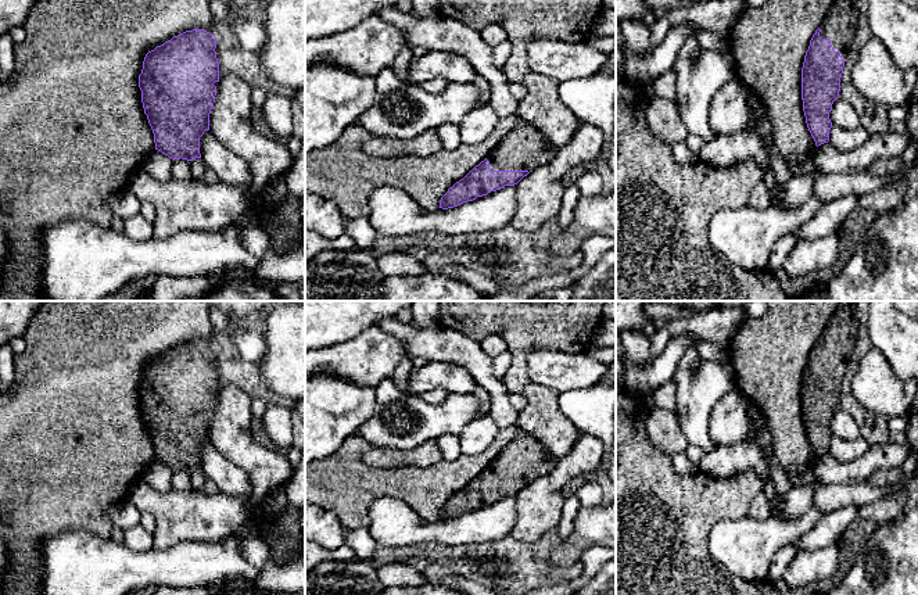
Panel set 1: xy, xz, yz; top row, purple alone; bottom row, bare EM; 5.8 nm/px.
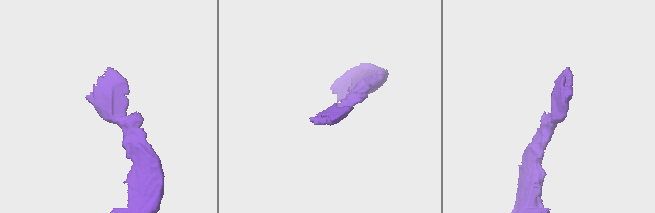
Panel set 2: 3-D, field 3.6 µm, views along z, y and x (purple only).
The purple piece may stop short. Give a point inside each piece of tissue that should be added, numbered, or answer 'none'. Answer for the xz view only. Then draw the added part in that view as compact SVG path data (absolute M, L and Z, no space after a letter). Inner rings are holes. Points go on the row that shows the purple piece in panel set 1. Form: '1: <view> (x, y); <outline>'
1: xz (524, 147); M526 121L516 126L488 153L491 171L534 171L551 162L557 154L537 128Z

